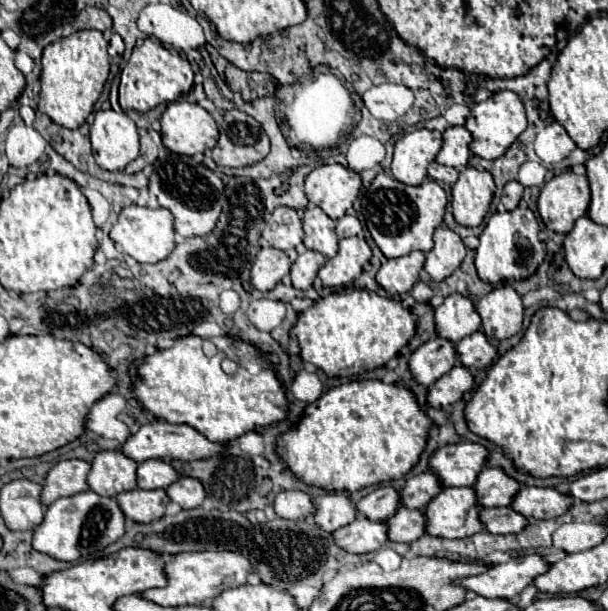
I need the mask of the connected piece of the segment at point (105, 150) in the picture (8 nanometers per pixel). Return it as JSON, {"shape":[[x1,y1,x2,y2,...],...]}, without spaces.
{"shape":[[98,111,90,141,96,163,106,171,124,171,138,157,138,129,125,112]]}

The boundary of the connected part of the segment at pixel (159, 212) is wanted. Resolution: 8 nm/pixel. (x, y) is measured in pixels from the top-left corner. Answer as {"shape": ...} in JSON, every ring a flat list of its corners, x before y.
{"shape":[[140,205,124,207,110,231,110,239,122,249,122,253,134,257,138,263,158,263,166,259,174,249,174,235,172,213,168,209,150,209]]}

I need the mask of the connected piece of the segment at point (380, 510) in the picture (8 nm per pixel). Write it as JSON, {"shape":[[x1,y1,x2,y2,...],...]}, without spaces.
{"shape":[[382,485,356,503,358,513,366,515,372,521,386,521,386,517,394,517,400,507,398,489,392,485]]}

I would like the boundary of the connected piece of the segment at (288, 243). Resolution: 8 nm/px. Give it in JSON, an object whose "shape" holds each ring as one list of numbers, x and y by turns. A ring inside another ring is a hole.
{"shape":[[278,207,274,209,270,221,266,223,266,229,262,237,276,249,292,249,298,243,302,243,304,231,302,231,302,221,298,213,290,207]]}

